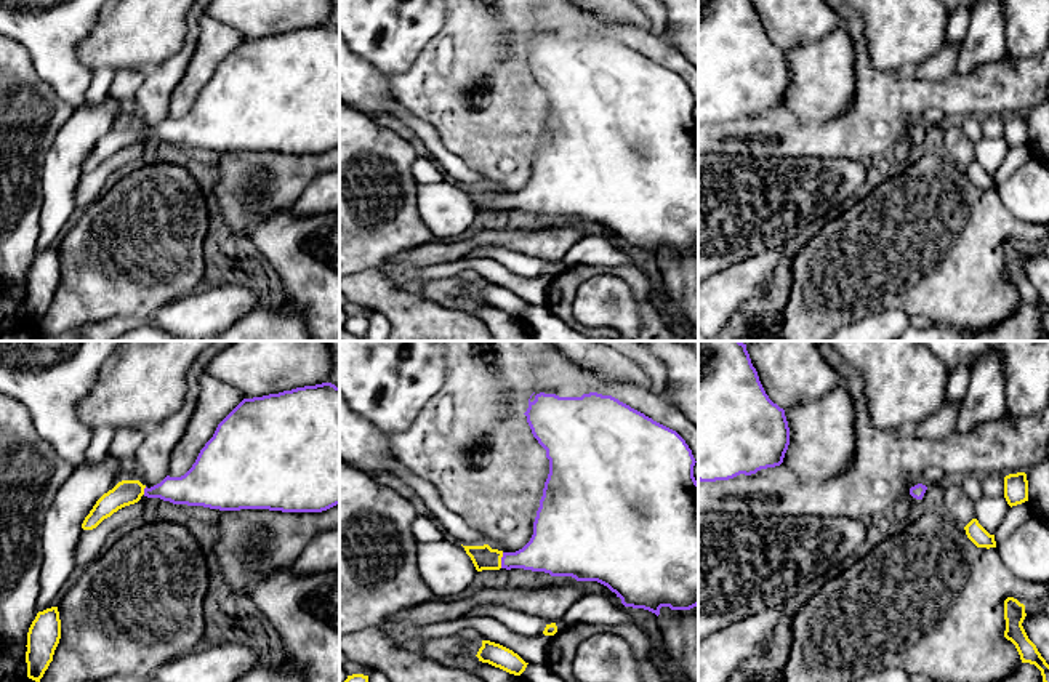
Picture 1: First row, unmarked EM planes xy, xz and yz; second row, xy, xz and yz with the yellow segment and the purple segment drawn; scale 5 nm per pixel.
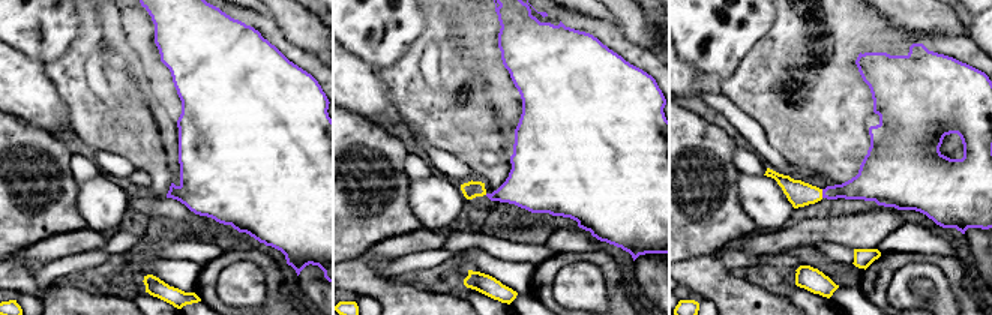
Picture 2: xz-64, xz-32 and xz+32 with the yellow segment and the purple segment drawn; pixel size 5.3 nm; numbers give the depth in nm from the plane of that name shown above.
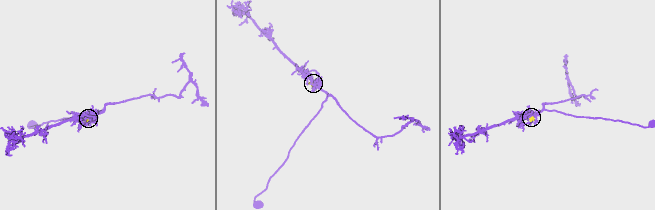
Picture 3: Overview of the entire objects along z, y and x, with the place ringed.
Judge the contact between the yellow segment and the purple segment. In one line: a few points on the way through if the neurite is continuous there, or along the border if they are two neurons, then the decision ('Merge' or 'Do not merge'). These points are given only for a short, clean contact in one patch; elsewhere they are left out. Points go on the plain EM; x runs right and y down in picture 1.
Path across: xz (484, 199), (500, 202), (530, 199), (548, 191). Merge

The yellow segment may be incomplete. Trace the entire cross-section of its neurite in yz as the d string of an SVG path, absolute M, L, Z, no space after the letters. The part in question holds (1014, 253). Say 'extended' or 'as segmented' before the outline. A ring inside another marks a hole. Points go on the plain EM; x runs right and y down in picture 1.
as segmented; M1007 239L1004 242L1004 261L1006 261L1004 279L1015 287L1022 304L1035 306L1041 312L1044 330L1049 333L1049 306L1041 298L1036 287L1028 280L1022 267L1025 258L1027 255L1023 245L1020 245L1014 239Z

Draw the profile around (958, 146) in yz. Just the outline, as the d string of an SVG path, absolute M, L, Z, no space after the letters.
M953 125L945 130L943 147L947 158L961 168L966 168L972 160L975 160L975 142L964 133L961 125Z

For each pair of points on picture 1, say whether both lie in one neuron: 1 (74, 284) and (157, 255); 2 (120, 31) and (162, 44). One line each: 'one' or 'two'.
1: one
2: one

